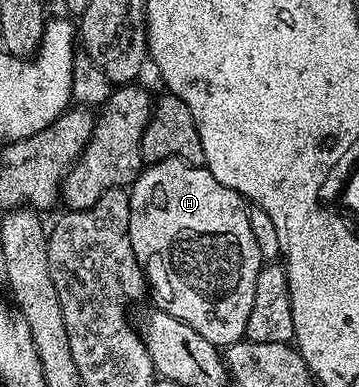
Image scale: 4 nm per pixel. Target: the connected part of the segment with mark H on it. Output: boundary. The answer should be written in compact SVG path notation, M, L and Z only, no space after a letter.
M174 159L160 160L157 164L142 167L140 174L128 189L128 193L129 209L131 210L131 218L129 219L131 246L135 250L135 258L139 262L139 266L145 272L151 300L153 296L154 302L157 303L154 305L160 311L171 314L171 318L179 318L179 322L187 322L187 326L191 326L191 330L203 334L203 338L207 338L207 342L212 344L228 346L244 340L247 330L247 317L251 315L251 302L255 302L255 282L263 263L259 254L259 246L255 246L255 234L251 234L249 208L245 197L235 190L223 186L223 182L219 182L219 178L215 178L215 174L211 174L208 168L200 164L188 164L186 160Z

